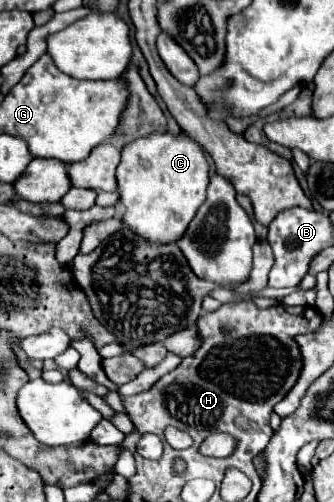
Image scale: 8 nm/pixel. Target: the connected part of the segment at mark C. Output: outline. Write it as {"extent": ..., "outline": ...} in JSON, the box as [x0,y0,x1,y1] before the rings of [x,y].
{"extent":[116,132,210,244],"outline":[[[170,132],[152,134],[148,138],[140,138],[126,144],[122,148],[122,160],[116,170],[116,180],[120,202],[126,206],[122,222],[126,224],[126,228],[136,232],[136,236],[154,244],[172,244],[178,242],[180,236],[184,236],[184,230],[188,230],[188,224],[196,216],[200,204],[206,200],[206,188],[210,182],[208,162],[198,144],[194,144],[194,140],[188,138],[186,134],[174,138]]]}

